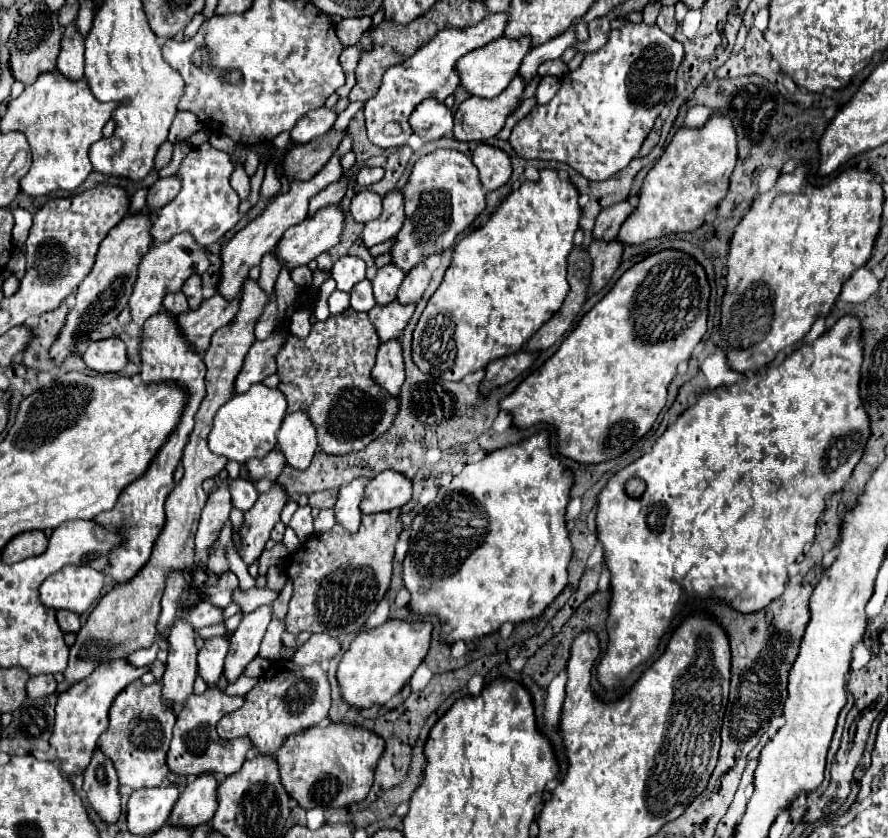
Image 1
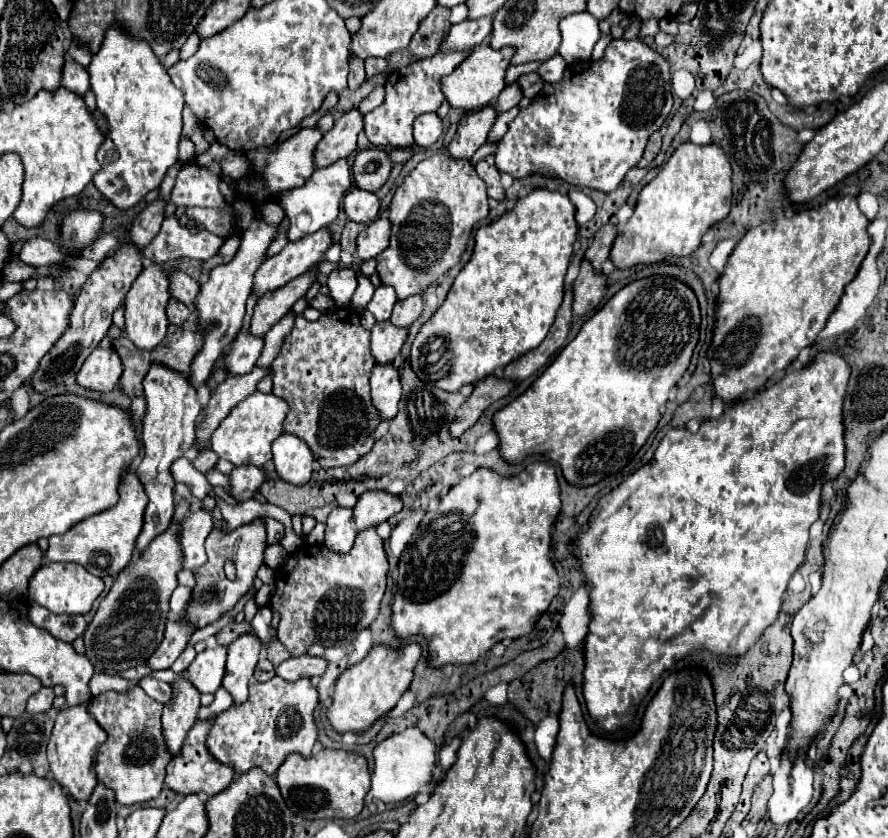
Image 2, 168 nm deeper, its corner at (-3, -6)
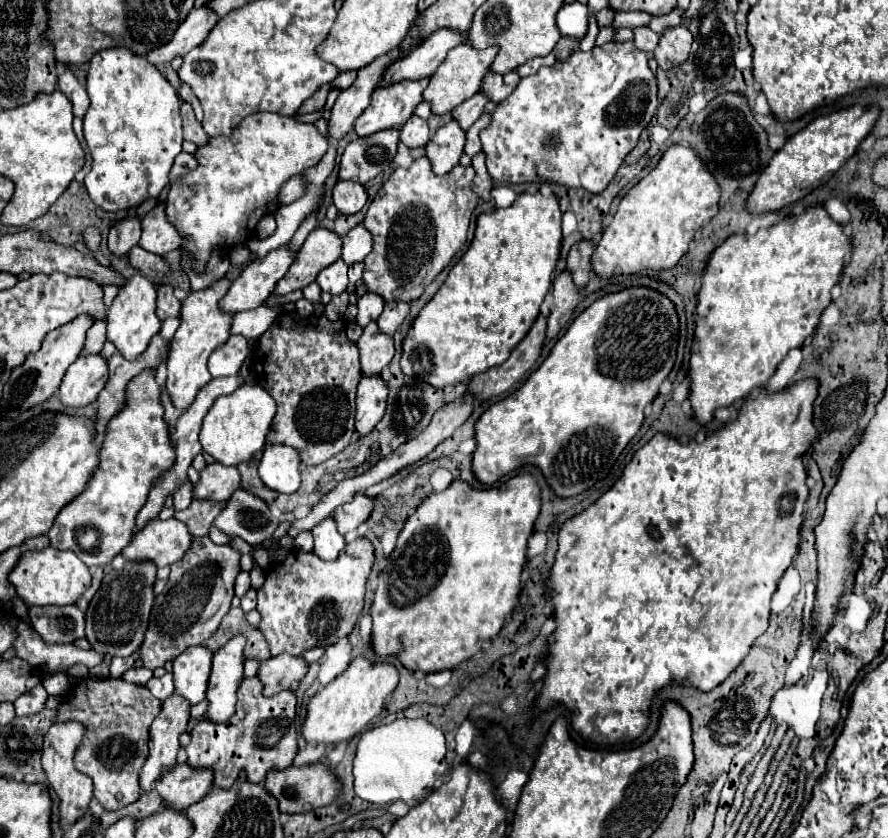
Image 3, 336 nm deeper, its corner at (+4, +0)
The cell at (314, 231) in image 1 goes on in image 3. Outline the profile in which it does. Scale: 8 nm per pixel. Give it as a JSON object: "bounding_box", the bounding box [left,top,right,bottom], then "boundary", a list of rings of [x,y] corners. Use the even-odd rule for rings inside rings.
{"bounding_box":[219,249,295,313],"boundary":[[[275,249],[263,259],[251,261],[243,273],[231,283],[227,295],[219,301],[219,309],[225,313],[239,313],[261,307],[273,293],[277,281],[287,273],[295,253],[287,249]]]}

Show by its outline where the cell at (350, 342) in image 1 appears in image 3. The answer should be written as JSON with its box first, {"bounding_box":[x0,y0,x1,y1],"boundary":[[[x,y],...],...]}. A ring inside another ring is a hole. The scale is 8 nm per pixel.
{"bounding_box":[255,311,361,465],"boundary":[[[281,311],[273,325],[259,337],[255,351],[255,379],[277,403],[277,413],[265,441],[297,449],[305,465],[319,465],[343,451],[355,433],[355,391],[361,379],[357,357],[357,347],[347,339],[341,321],[331,323],[325,315],[301,317],[295,311]]]}

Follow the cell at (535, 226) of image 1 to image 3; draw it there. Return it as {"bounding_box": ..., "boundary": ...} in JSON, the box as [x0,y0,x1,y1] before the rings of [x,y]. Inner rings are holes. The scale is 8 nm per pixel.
{"bounding_box":[401,193,561,389],"boundary":[[[521,193],[511,207],[481,213],[477,217],[475,237],[467,253],[455,263],[441,289],[419,311],[407,333],[401,357],[405,375],[421,379],[435,389],[443,389],[447,385],[457,385],[459,381],[469,381],[473,375],[501,365],[509,357],[513,347],[531,329],[551,287],[551,273],[555,271],[561,247],[561,215],[555,195]]]}

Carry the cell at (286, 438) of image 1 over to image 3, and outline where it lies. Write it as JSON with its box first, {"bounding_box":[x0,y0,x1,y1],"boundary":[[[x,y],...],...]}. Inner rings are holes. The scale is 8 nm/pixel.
{"bounding_box":[259,445,299,493],"boundary":[[[265,445],[259,463],[259,477],[265,487],[277,493],[295,493],[299,489],[299,453],[285,445]]]}

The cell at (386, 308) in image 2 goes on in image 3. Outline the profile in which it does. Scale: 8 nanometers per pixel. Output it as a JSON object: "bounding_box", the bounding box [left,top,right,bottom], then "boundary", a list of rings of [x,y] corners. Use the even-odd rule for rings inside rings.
{"bounding_box":[355,293,385,327],"boundary":[[[365,293],[363,297],[357,299],[357,309],[359,309],[359,313],[357,313],[357,317],[355,317],[355,323],[357,323],[359,327],[369,325],[371,321],[375,321],[375,319],[381,315],[383,305],[385,305],[385,301],[381,301],[381,297],[377,297],[377,293]]]}

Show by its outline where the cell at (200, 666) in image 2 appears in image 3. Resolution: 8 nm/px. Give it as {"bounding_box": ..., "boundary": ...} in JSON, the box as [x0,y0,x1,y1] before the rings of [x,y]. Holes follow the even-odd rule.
{"bounding_box":[173,647,211,705],"boundary":[[[193,647],[181,653],[173,661],[173,681],[175,695],[187,699],[191,705],[197,705],[205,699],[205,689],[211,673],[211,657],[209,649]]]}

